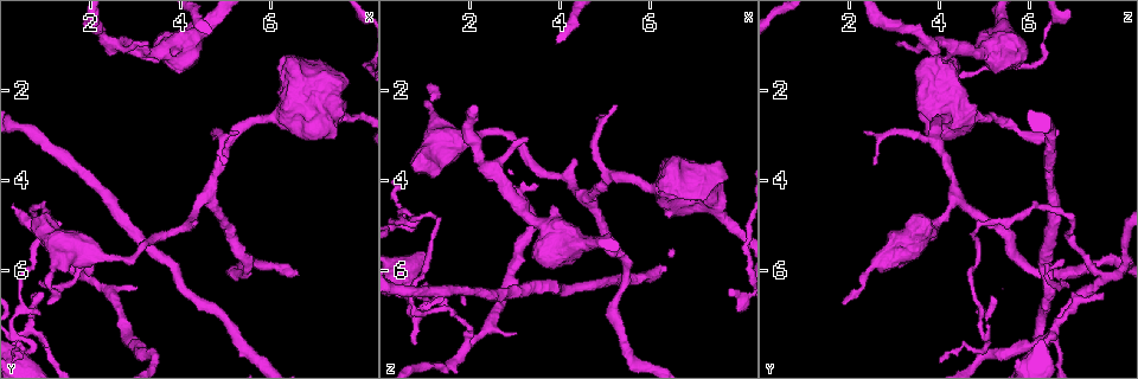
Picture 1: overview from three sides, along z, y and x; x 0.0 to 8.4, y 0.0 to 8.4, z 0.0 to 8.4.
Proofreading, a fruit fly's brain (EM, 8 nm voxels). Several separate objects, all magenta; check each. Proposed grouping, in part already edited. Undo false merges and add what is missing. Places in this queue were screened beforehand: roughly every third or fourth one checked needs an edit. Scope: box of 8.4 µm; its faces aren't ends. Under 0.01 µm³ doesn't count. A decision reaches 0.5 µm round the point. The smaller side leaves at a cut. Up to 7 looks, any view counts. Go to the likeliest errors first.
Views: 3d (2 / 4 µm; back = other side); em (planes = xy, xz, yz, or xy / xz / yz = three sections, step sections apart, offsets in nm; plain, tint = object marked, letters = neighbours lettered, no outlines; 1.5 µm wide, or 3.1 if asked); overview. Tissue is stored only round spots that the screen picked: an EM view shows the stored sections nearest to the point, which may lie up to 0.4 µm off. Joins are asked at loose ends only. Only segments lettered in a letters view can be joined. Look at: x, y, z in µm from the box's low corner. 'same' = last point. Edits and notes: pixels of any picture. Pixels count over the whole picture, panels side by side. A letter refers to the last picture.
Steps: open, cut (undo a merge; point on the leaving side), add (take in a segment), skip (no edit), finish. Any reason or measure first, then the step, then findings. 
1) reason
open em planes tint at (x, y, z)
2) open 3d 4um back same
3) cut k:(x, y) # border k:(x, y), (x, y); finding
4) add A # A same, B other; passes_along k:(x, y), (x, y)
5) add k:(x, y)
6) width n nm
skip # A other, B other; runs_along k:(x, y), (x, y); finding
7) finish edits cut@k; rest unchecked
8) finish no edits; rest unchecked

branch stops here
open em planes letters at (3.35, 0.95, 3.05)

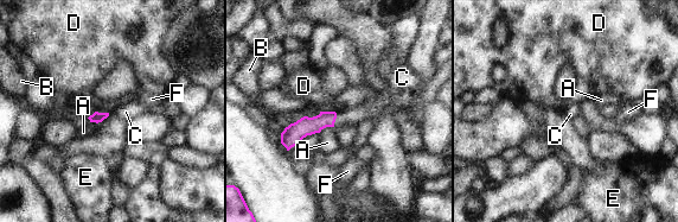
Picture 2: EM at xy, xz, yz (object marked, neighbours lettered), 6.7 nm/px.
add C # A other, B other, C same, D other, E other, F other; the neuron continues

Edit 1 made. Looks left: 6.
open overview

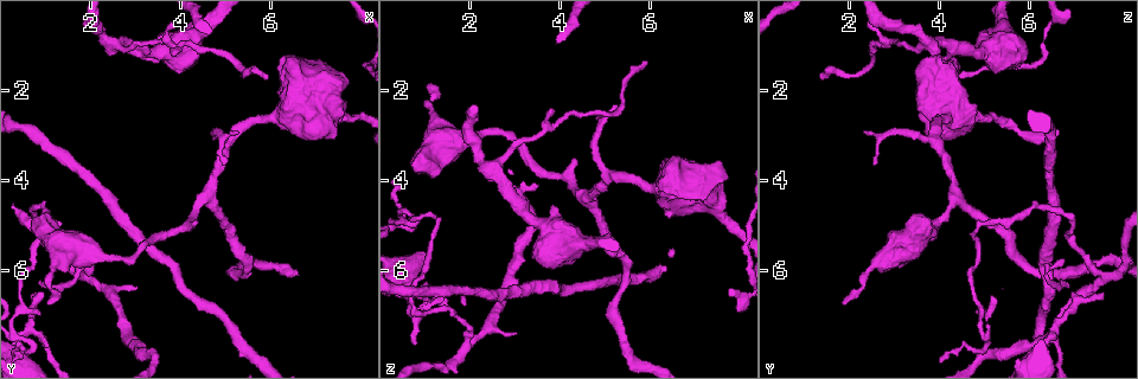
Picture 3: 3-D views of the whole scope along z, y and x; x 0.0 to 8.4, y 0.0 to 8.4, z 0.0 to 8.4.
open em planes letters at (4.30, 4.90, 3.50)

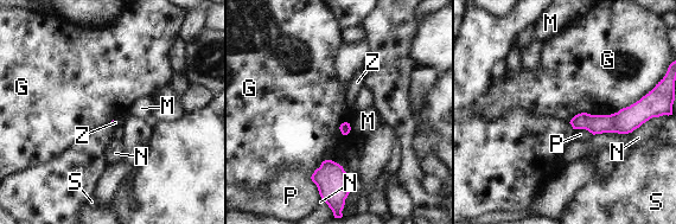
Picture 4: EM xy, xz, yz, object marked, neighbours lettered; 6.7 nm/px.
skip # G other, M other, N other, P other, S other, Z other; border 4:(646, 93), (568, 122); none of them fits

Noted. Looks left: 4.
open 3d 2um at (0.65, 7.75, 5.05)

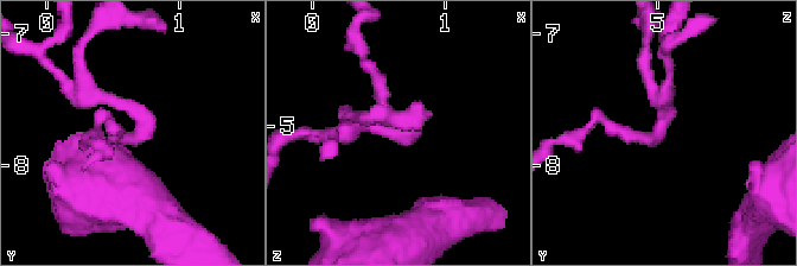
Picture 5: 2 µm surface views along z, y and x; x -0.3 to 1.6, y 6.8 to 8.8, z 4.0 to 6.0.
need the tissue
open em xz step 8 tint at (0.68, 7.72, 5.04)

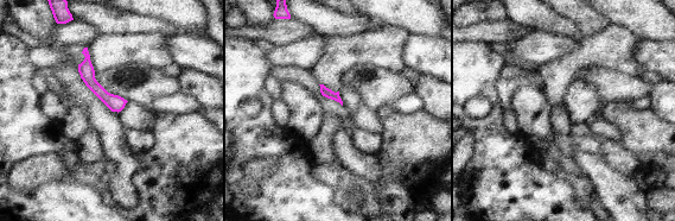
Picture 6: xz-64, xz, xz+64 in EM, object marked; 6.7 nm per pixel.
open em xz step 8 letters same

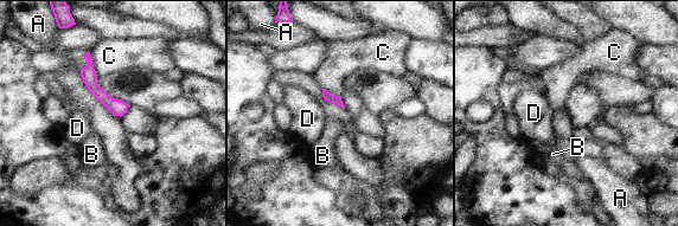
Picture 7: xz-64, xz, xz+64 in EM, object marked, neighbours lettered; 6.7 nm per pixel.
skip # A other, B other, C other, D other; border 7:(80, 70), (87, 89), (114, 116); all the same neuron

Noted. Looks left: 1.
finish edits add@2; rest unchecked

